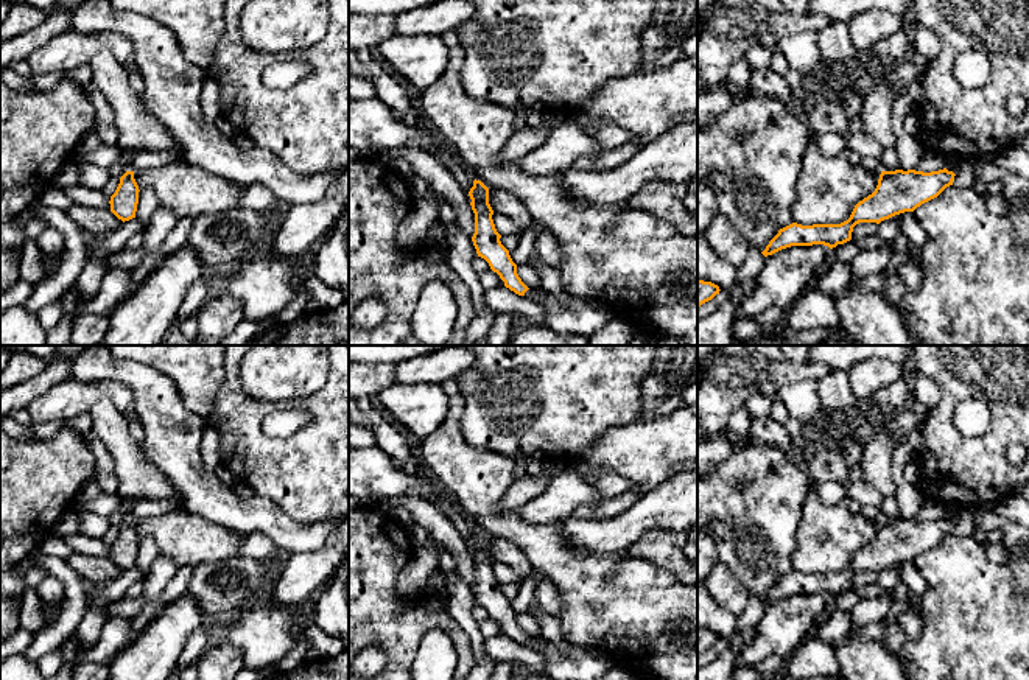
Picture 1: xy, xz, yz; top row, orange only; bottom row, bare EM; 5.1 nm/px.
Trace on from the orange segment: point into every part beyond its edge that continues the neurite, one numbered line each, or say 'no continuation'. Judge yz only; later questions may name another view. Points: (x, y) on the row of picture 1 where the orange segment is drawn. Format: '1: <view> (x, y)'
no continuation

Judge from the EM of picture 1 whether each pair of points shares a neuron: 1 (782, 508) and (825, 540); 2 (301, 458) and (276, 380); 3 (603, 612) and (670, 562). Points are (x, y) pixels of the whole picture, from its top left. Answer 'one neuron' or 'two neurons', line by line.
1: two neurons
2: two neurons
3: two neurons

